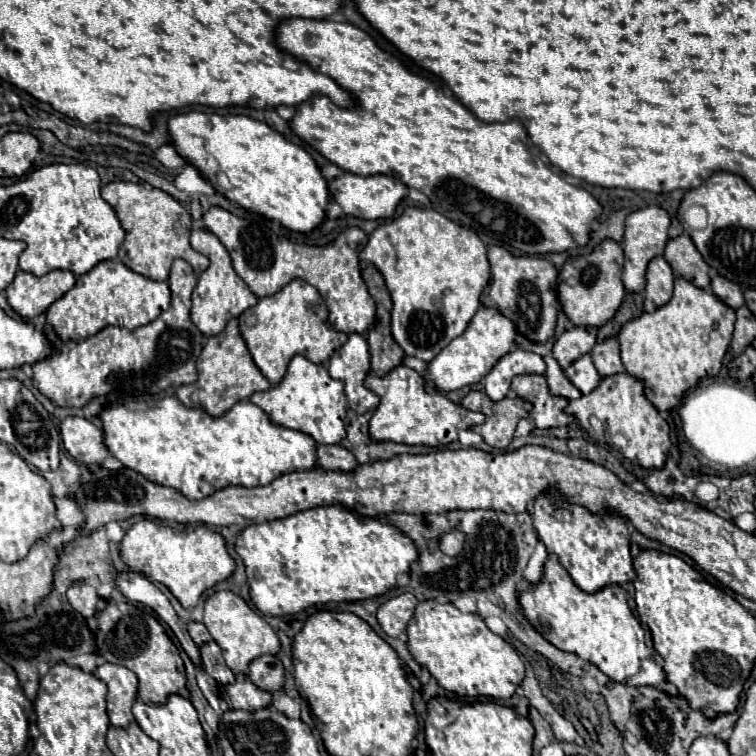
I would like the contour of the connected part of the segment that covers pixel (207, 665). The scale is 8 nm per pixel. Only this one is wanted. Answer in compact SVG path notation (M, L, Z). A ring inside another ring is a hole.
M206 642L206 646L200 646L200 654L202 654L202 662L204 662L204 672L208 676L212 676L218 684L226 686L236 680L234 672L224 664L222 650L216 642Z

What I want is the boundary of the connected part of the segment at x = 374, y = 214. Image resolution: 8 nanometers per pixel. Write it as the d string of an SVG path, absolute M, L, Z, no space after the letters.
M342 174L334 180L328 182L332 200L342 206L342 210L350 216L364 218L364 220L380 220L380 218L390 218L396 212L396 206L408 196L408 186L398 182L398 178L392 176L356 176L356 174Z

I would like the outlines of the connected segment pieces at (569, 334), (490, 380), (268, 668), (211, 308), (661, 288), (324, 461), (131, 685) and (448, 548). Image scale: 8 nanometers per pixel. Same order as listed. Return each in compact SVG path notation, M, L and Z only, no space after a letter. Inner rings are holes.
M570 328L554 342L554 358L560 368L570 366L580 356L588 354L596 344L594 328Z
M514 348L508 354L504 354L496 362L496 366L486 374L486 378L484 378L486 394L492 402L498 402L498 400L506 398L514 376L518 376L518 374L544 374L544 370L546 370L546 364L542 360L542 356Z
M262 656L250 664L248 678L266 692L276 692L284 686L284 666L276 656Z
M204 228L192 230L190 234L190 244L196 252L204 254L210 260L210 266L198 276L198 284L192 292L192 308L190 308L190 320L194 322L194 326L204 334L204 336L216 336L220 334L230 318L240 316L246 308L254 306L258 302L258 298L250 292L250 288L242 282L242 278L238 278L234 274L228 250L222 246L222 242L210 234Z
M658 256L648 264L646 290L644 290L644 312L654 312L672 298L674 272L670 264Z
M338 444L334 446L318 446L318 466L324 470L338 470L338 472L352 472L358 462L354 454Z
M106 662L100 668L96 668L94 676L108 686L106 702L108 702L110 724L126 728L130 722L134 722L130 708L136 700L136 690L138 690L136 674L124 666Z
M450 530L438 536L438 548L448 556L458 556L464 550L466 534L460 530Z

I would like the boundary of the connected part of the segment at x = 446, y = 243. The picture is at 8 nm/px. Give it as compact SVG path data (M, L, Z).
M408 206L404 210L404 214L400 218L394 218L394 220L388 220L388 224L380 224L368 238L368 244L364 246L364 250L360 252L360 260L364 262L370 262L378 268L378 272L384 276L384 282L386 282L386 288L390 290L390 296L392 296L392 302L394 302L394 308L392 308L392 338L394 342L406 352L406 356L414 356L414 358L420 358L420 360L432 360L444 346L448 346L456 336L460 336L468 322L472 320L472 316L476 314L476 310L480 308L480 294L482 290L486 288L488 280L490 280L490 266L488 266L488 258L486 258L486 246L480 242L480 238L476 236L474 230L468 230L468 228L462 228L458 224L454 224L452 220L448 220L446 216L442 216L440 212L436 210L426 210L426 208L414 208L414 206Z

